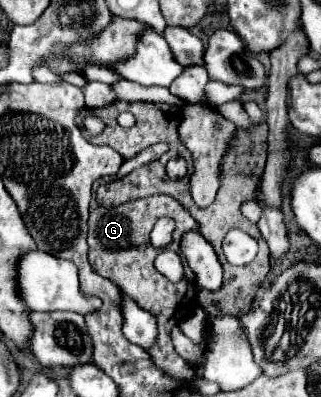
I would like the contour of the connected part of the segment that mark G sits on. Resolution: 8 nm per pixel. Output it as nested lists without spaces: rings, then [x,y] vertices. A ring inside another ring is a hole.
[[[153,195],[147,199],[135,199],[135,201],[129,201],[121,207],[113,207],[113,209],[99,207],[93,203],[91,217],[89,217],[89,239],[87,239],[89,241],[89,261],[99,275],[113,281],[139,307],[143,307],[145,311],[149,311],[157,317],[159,339],[157,339],[157,345],[153,349],[149,349],[157,367],[167,369],[167,373],[173,377],[191,379],[195,371],[187,365],[187,361],[183,361],[175,353],[175,349],[171,349],[171,329],[173,329],[173,325],[177,325],[183,319],[185,311],[189,309],[191,289],[193,289],[193,307],[195,307],[197,289],[195,289],[193,277],[185,277],[179,283],[171,283],[155,269],[153,263],[155,263],[155,257],[159,251],[149,243],[149,233],[151,233],[155,221],[161,217],[171,217],[177,221],[177,231],[173,233],[175,239],[181,239],[187,231],[195,231],[199,227],[197,221],[191,217],[191,213],[187,213],[187,209],[181,203],[171,201],[169,195]]]

